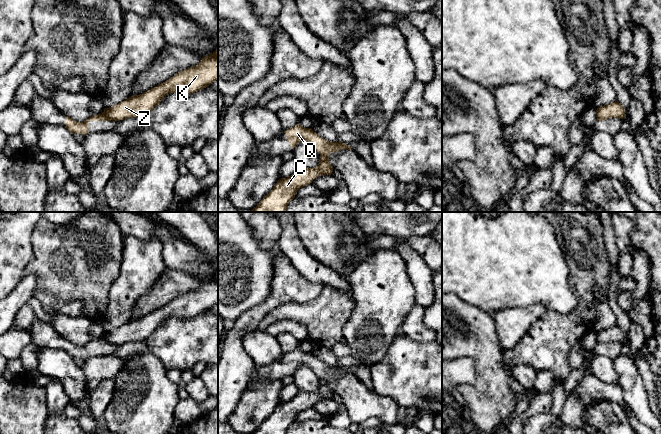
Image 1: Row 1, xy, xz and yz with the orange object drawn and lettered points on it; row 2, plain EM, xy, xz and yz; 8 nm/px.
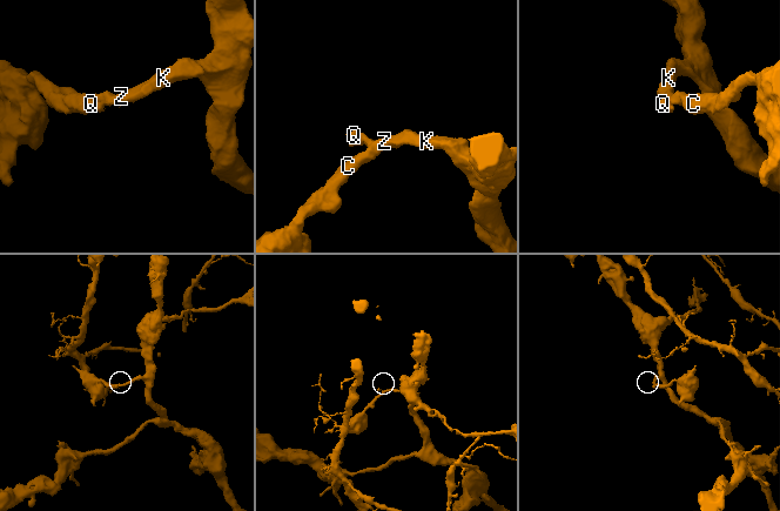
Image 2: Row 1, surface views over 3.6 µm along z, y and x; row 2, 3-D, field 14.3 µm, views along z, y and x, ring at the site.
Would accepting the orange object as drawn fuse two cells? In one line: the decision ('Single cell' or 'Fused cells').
Fused cells

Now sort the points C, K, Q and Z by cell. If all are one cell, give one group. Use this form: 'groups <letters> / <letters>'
groups C K Z / Q

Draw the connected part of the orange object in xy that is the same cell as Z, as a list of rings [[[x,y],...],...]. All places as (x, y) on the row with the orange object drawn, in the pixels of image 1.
[[[218,50],[203,57],[195,66],[176,73],[173,77],[148,91],[133,95],[102,114],[111,120],[120,121],[133,117],[146,117],[169,93],[191,94],[208,87],[218,80]]]

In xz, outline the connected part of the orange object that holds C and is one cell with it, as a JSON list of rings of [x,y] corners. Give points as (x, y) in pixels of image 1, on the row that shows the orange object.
[[[320,155],[317,167],[299,167],[290,177],[278,180],[273,189],[251,212],[285,212],[298,189],[312,183],[315,178],[331,175],[332,172],[333,167],[329,157]]]

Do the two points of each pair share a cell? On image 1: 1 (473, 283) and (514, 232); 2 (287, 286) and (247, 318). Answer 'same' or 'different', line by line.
1: same
2: same

